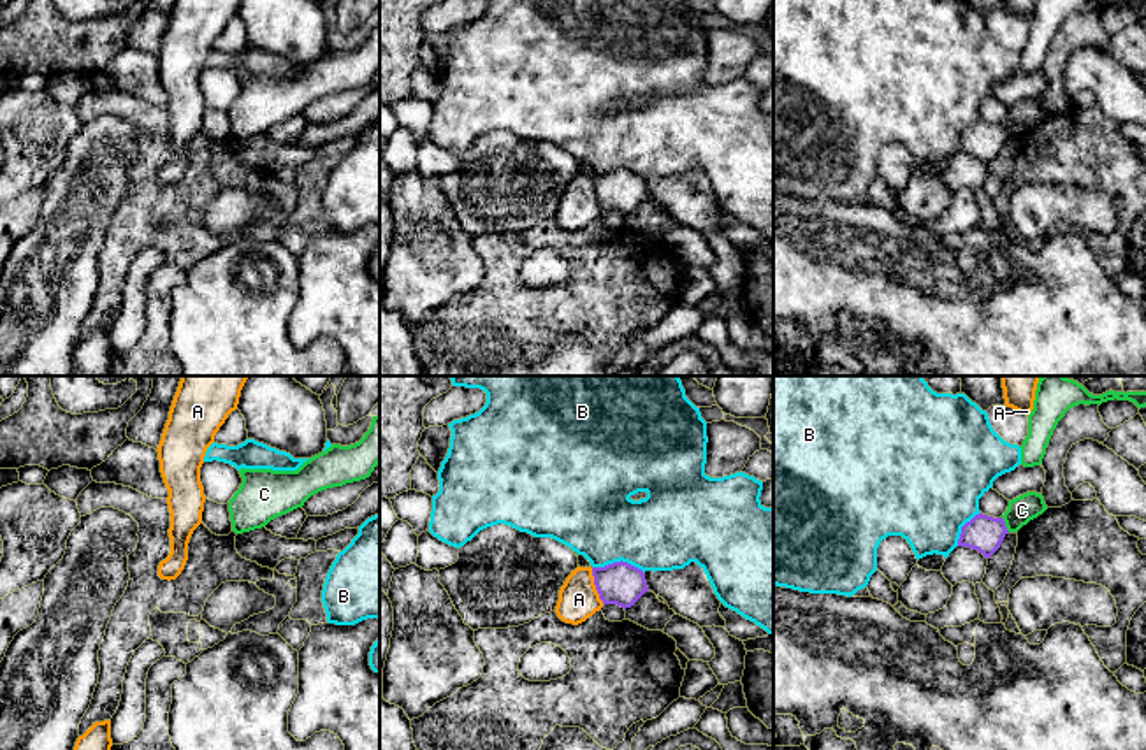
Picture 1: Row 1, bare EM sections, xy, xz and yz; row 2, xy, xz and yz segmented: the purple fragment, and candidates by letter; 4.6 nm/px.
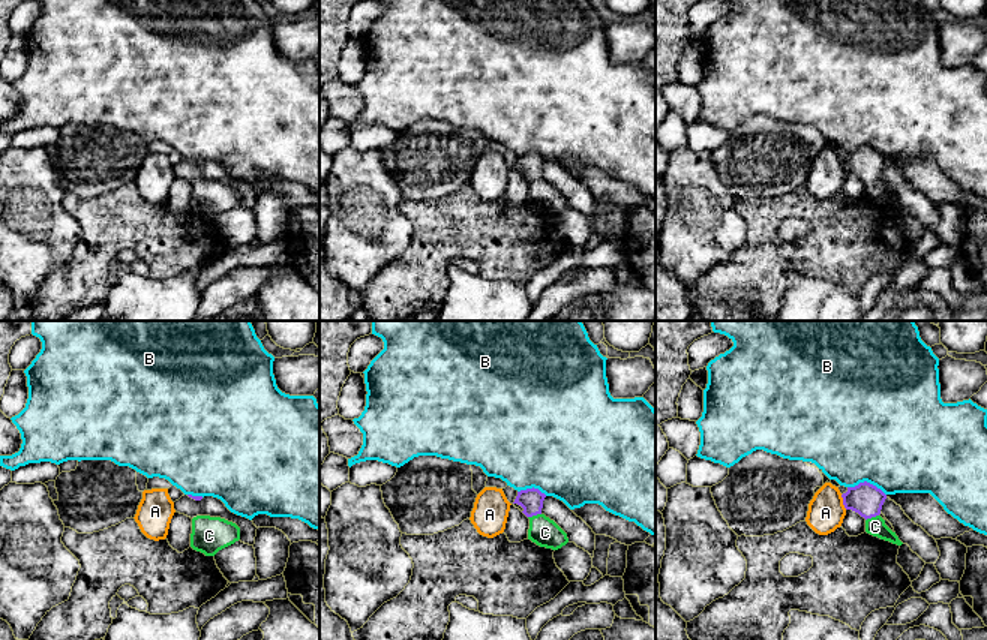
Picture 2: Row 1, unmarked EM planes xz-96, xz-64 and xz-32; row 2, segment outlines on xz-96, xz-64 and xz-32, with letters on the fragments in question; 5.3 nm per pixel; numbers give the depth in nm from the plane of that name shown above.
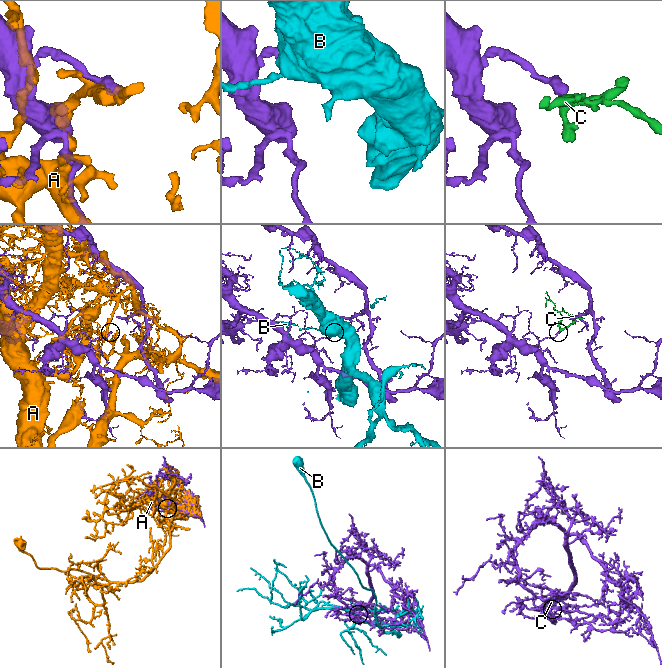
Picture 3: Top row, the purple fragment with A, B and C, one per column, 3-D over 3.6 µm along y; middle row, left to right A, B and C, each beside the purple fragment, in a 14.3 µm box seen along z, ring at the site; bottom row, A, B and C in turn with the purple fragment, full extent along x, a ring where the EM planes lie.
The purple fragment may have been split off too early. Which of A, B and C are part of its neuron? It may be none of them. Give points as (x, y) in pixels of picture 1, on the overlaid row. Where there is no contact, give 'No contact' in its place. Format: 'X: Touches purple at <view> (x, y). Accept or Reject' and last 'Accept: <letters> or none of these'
A: Touches purple at xz (594, 584). Reject
B: Touches purple at xz (619, 562). Reject
C: Touches purple at yz (1004, 524). Accept
Accept: C

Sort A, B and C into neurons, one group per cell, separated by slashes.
A / B / C

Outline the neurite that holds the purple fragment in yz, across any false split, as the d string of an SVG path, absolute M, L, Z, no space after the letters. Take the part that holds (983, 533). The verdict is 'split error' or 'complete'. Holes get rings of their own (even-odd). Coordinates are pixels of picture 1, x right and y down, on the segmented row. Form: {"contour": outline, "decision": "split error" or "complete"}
{"contour": "M1026 492L1009 501L1007 511L1000 518L976 515L961 527L958 546L977 550L990 559L1009 532L1018 532L1030 520L1048 509L1042 494Z", "decision": "split error"}

